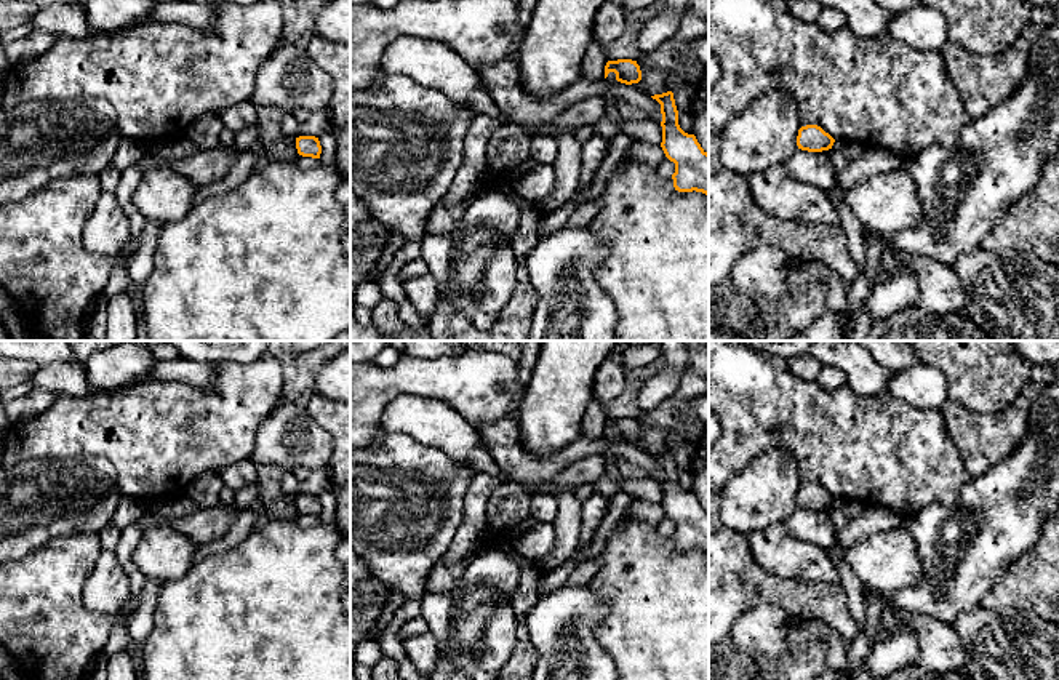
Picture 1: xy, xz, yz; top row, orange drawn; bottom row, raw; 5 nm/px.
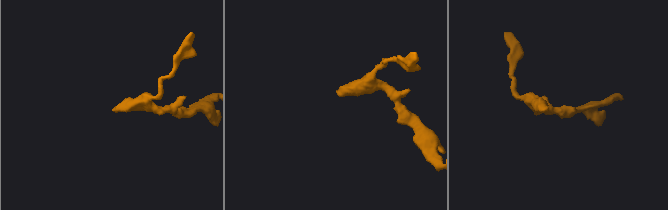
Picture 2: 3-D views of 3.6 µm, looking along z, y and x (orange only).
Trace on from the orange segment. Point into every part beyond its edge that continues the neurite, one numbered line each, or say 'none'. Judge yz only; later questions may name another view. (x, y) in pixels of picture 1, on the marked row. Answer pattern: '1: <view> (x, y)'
none

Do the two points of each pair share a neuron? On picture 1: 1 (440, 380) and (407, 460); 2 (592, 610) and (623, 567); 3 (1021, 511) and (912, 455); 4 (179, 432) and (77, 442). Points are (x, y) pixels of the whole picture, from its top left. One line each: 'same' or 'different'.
1: different
2: different
3: different
4: same

